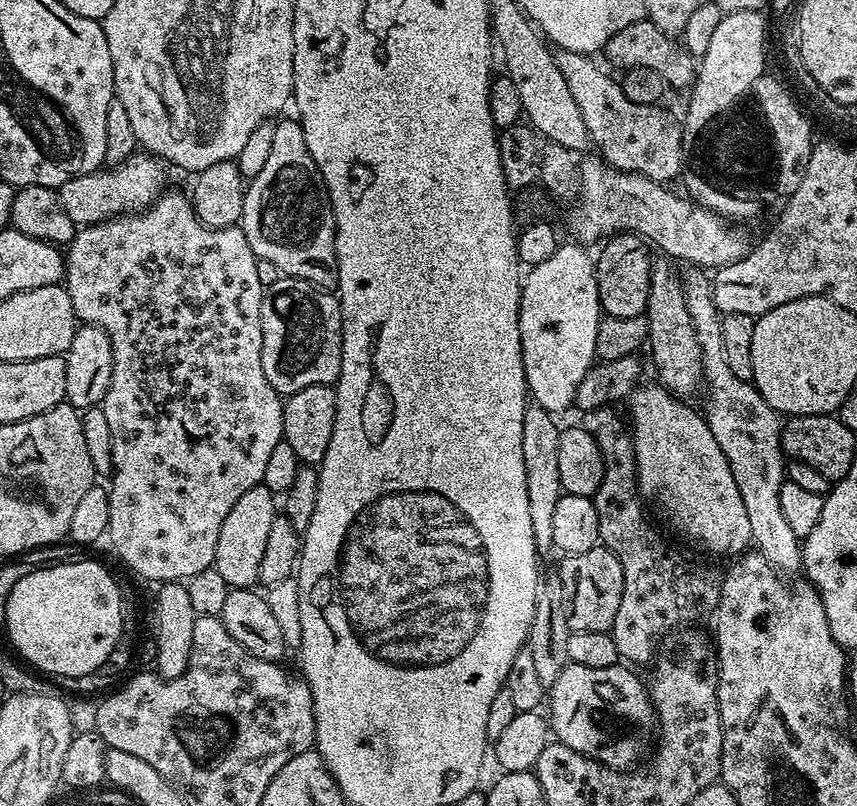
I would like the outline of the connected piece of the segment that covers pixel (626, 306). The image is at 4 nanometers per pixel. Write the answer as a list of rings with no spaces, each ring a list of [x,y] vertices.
[[[616,234],[604,246],[604,253],[601,254],[600,260],[598,256],[595,261],[596,281],[603,315],[614,318],[644,316],[648,307],[650,274],[654,263],[654,256],[648,253],[649,245],[643,236]]]

